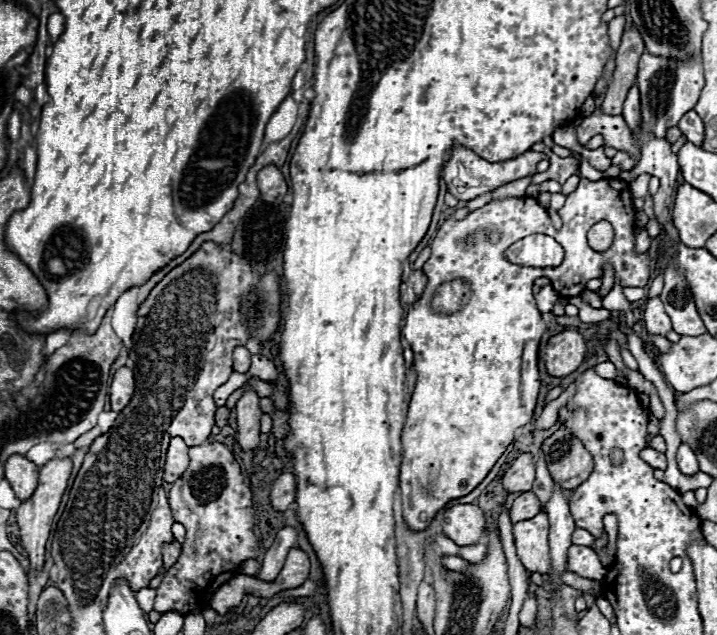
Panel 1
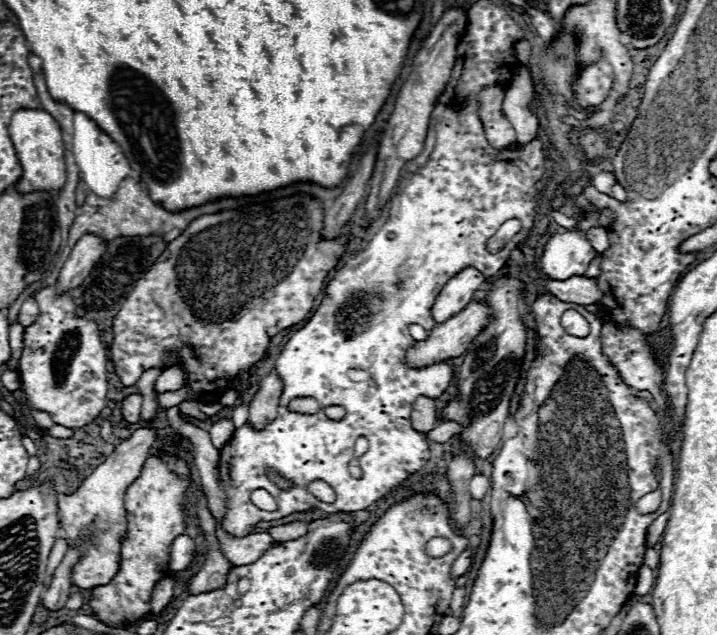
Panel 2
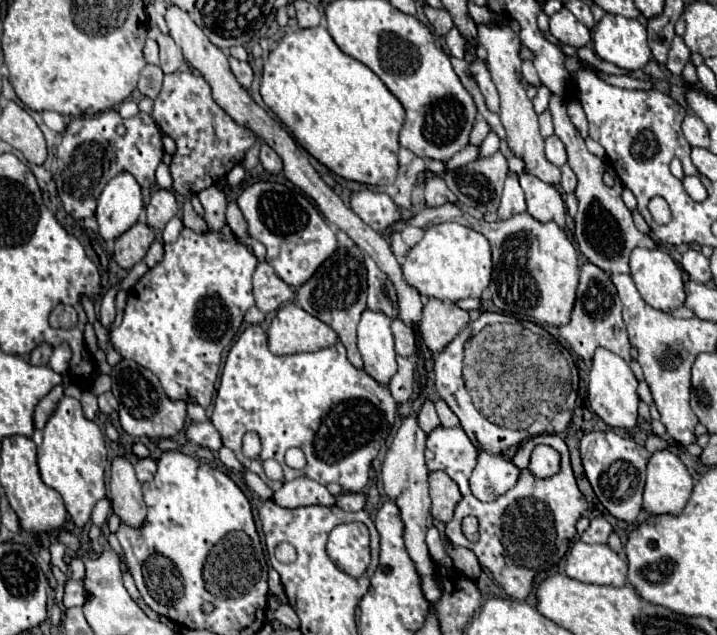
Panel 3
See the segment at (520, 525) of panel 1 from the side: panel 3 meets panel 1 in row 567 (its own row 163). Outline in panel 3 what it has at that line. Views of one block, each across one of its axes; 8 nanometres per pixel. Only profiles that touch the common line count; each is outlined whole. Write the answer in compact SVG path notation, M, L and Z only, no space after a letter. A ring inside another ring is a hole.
M506 20L496 22L496 28L488 28L488 26L478 26L478 42L480 46L484 46L488 50L488 70L492 74L492 82L500 94L500 120L502 126L506 130L506 142L508 148L524 160L524 170L530 170L530 174L534 174L536 178L542 178L542 182L550 184L550 186L558 186L560 182L560 168L550 164L544 156L544 138L540 136L540 128L538 128L538 114L534 112L532 100L526 96L526 88L522 84L522 72L520 72L520 38L516 32L512 32L512 28L508 26Z

